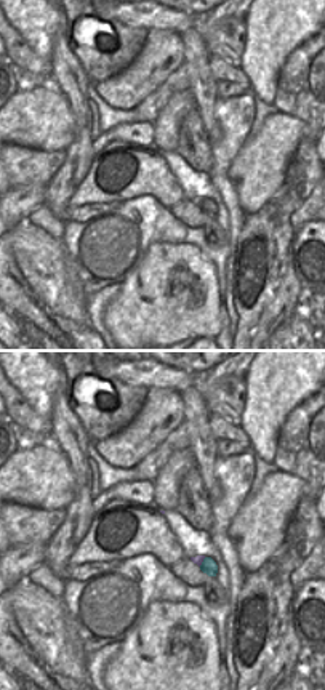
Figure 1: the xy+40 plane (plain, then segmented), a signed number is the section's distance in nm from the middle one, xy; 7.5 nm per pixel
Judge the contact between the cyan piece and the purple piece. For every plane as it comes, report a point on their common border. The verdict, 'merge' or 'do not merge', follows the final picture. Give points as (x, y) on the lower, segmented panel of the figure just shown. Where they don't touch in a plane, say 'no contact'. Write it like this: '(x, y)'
(202, 562)

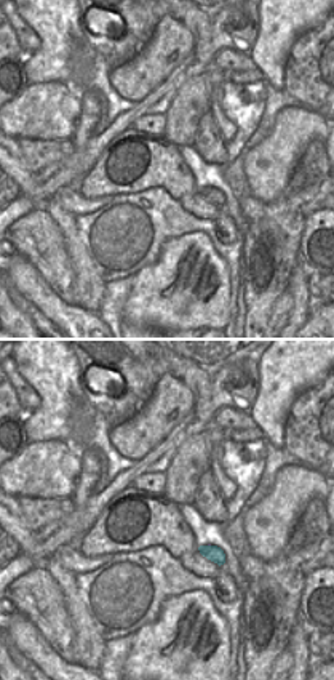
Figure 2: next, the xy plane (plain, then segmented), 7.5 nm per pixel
no contact

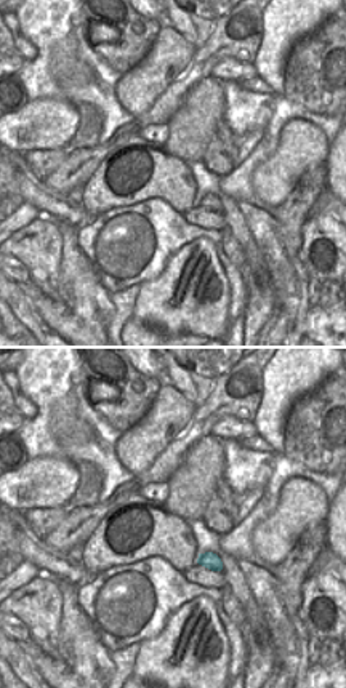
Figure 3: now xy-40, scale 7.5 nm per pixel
no contact

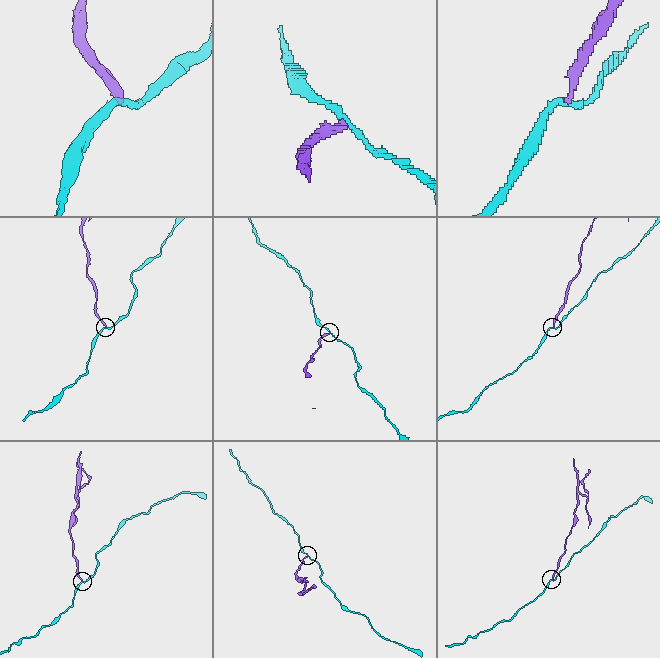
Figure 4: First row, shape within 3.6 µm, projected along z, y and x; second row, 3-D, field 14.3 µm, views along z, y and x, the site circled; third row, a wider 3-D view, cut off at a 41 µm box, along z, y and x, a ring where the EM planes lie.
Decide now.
do not merge

